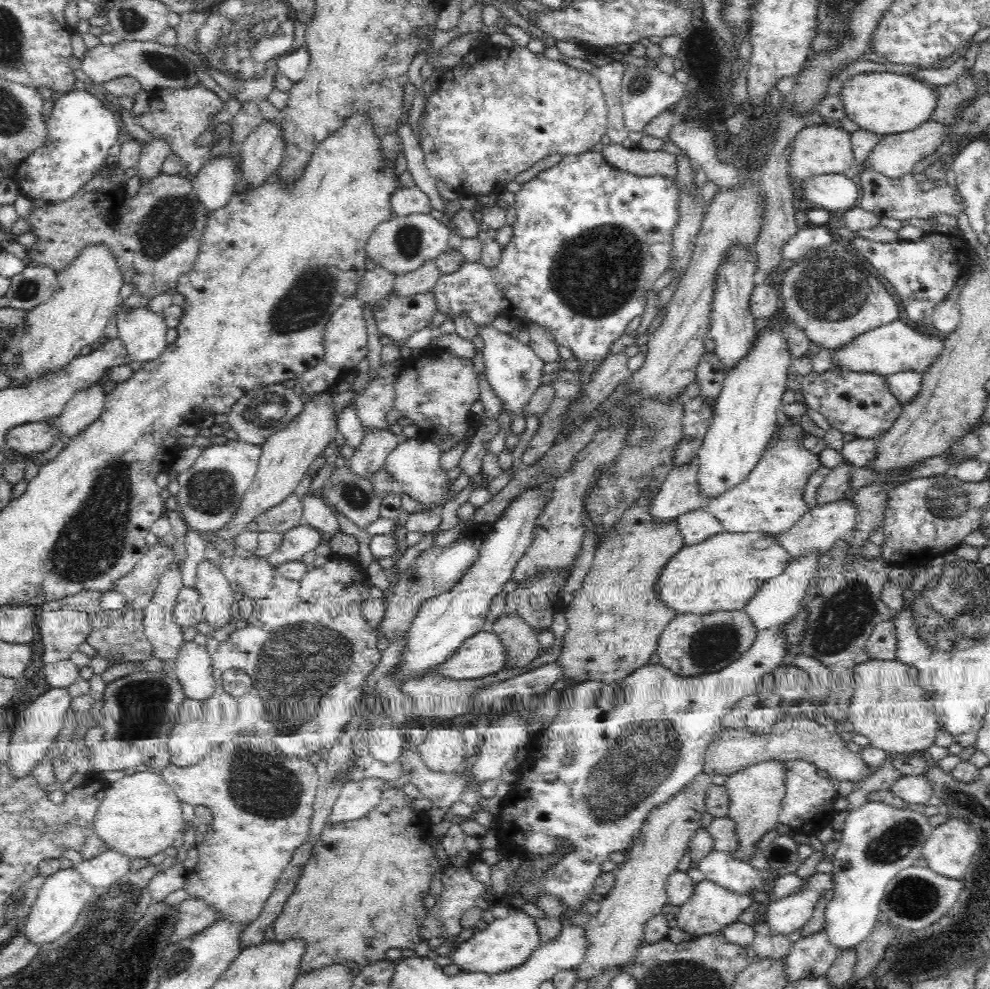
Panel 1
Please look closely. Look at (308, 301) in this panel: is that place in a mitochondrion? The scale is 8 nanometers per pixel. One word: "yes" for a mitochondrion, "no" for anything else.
yes

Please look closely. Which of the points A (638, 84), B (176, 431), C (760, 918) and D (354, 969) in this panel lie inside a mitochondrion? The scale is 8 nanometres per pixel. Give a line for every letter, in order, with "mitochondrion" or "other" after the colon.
A: mitochondrion
B: other
C: other
D: other

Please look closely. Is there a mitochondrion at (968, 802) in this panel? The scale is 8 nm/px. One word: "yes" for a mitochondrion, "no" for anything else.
yes

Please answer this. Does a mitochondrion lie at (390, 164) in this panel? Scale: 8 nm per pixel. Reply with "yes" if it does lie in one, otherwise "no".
no

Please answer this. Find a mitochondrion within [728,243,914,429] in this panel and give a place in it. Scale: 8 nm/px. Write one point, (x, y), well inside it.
(829, 291)

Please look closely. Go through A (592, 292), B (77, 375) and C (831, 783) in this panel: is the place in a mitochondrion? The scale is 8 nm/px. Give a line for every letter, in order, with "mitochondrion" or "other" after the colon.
A: mitochondrion
B: other
C: other

